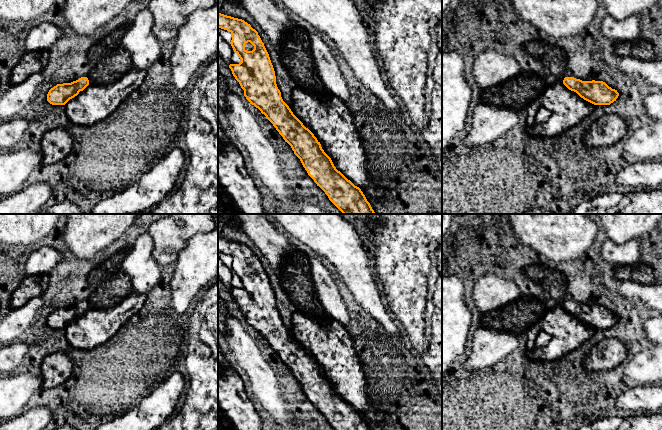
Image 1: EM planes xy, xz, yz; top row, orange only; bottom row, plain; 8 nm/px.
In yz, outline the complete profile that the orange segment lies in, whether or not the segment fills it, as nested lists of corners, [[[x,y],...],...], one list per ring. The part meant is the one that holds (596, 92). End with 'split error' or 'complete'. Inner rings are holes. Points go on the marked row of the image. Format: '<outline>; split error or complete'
[[[565,77],[563,84],[594,105],[610,105],[619,96],[617,90],[612,89],[603,81],[582,81],[574,77]]]; complete

